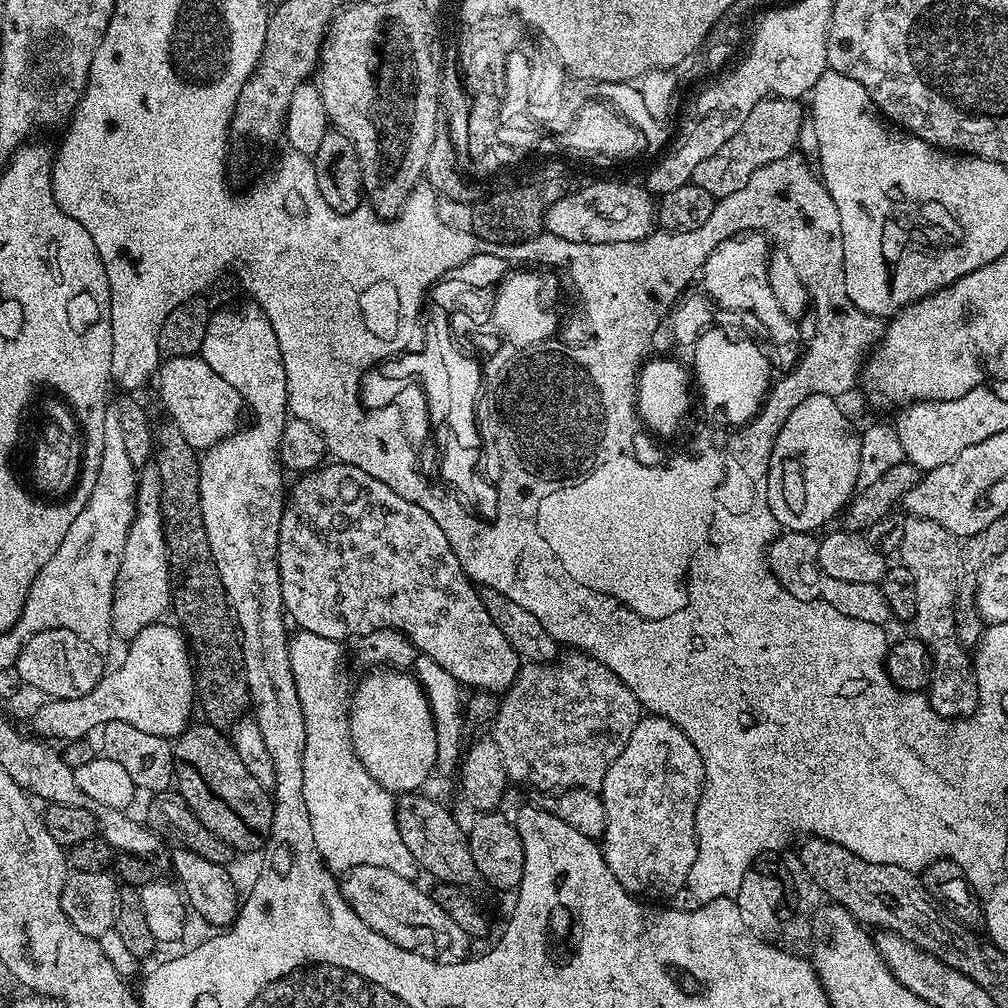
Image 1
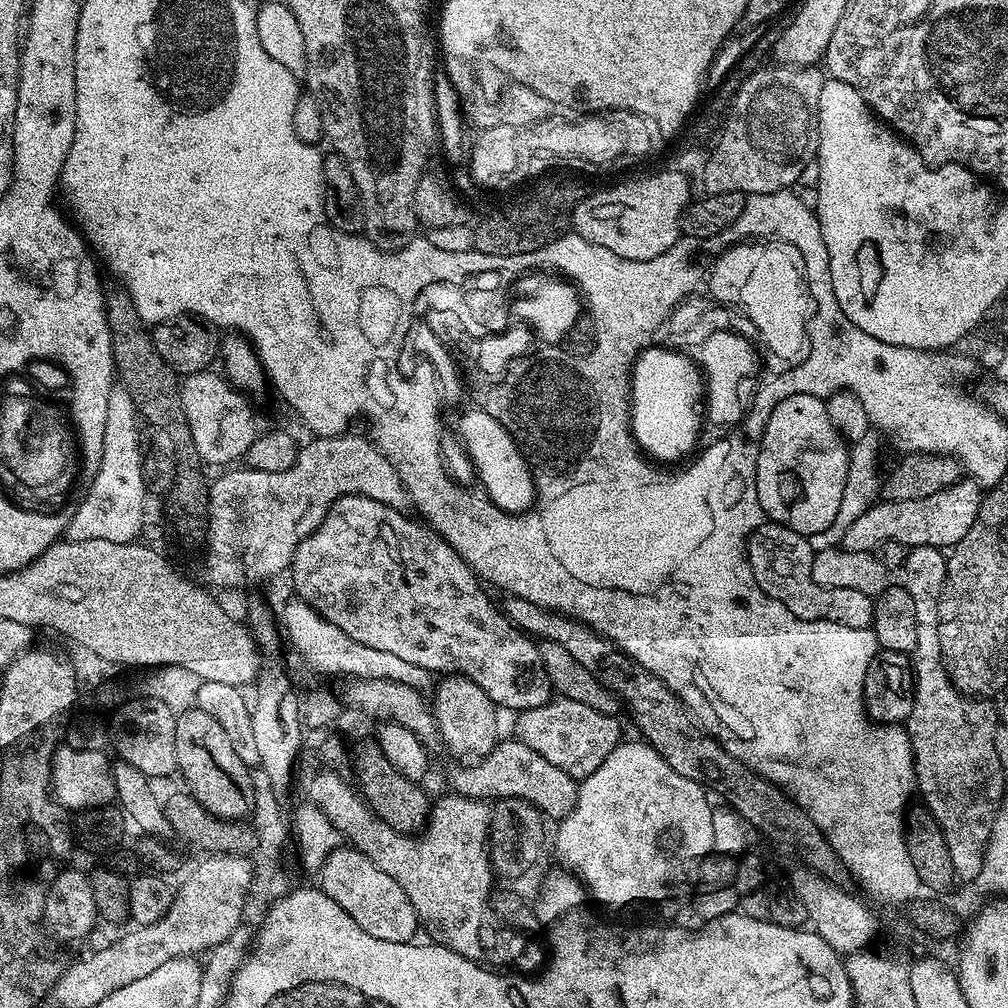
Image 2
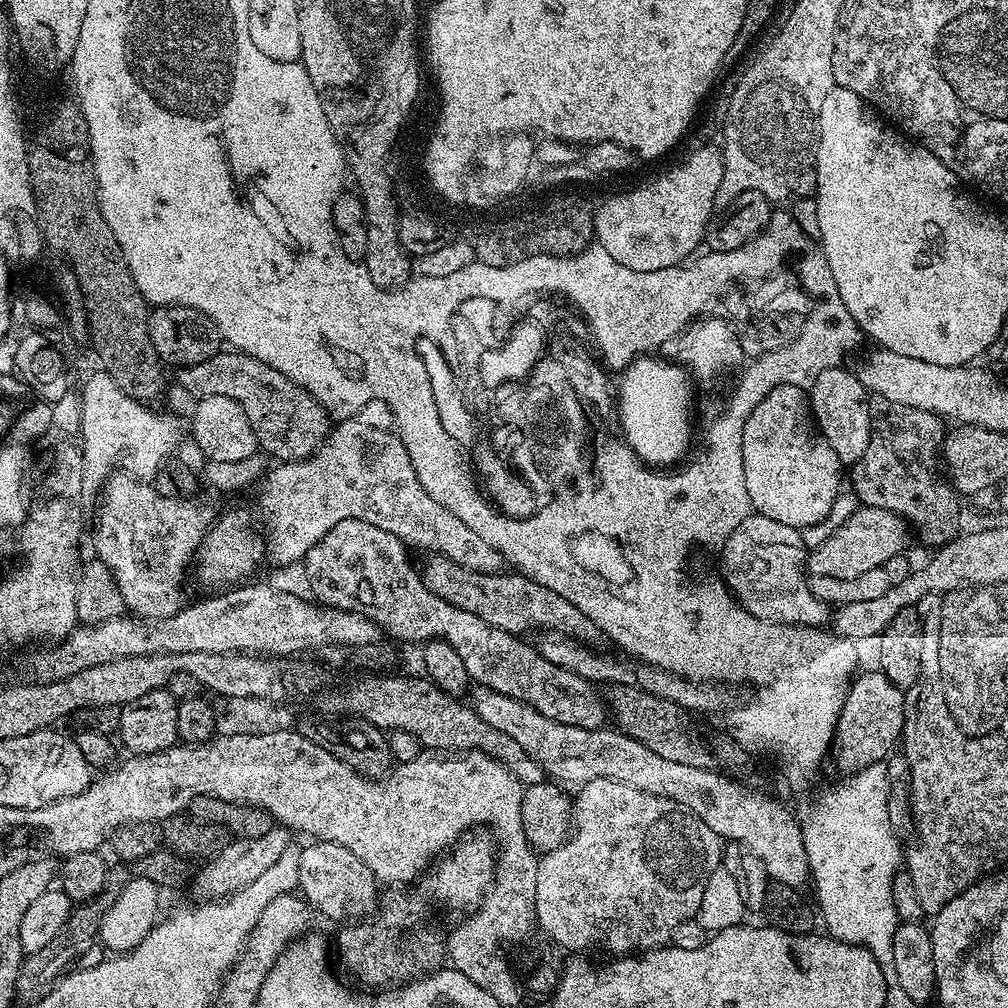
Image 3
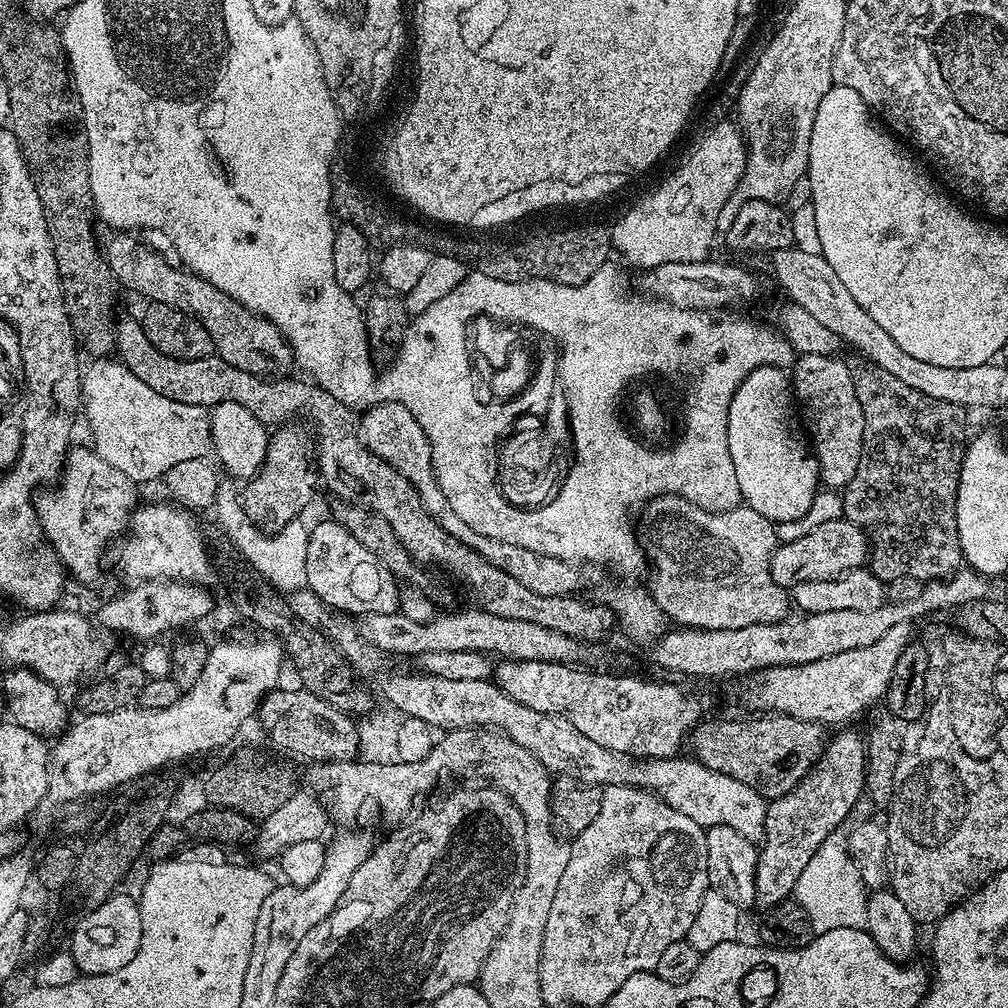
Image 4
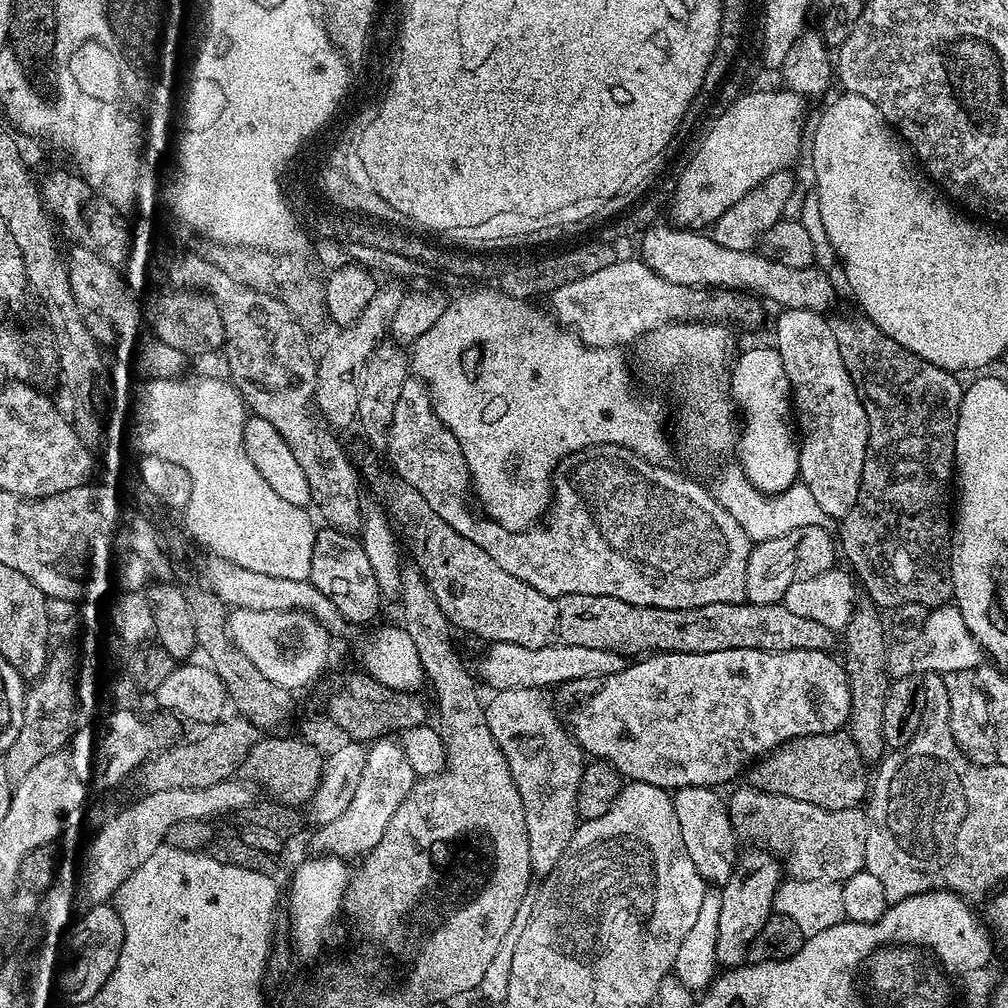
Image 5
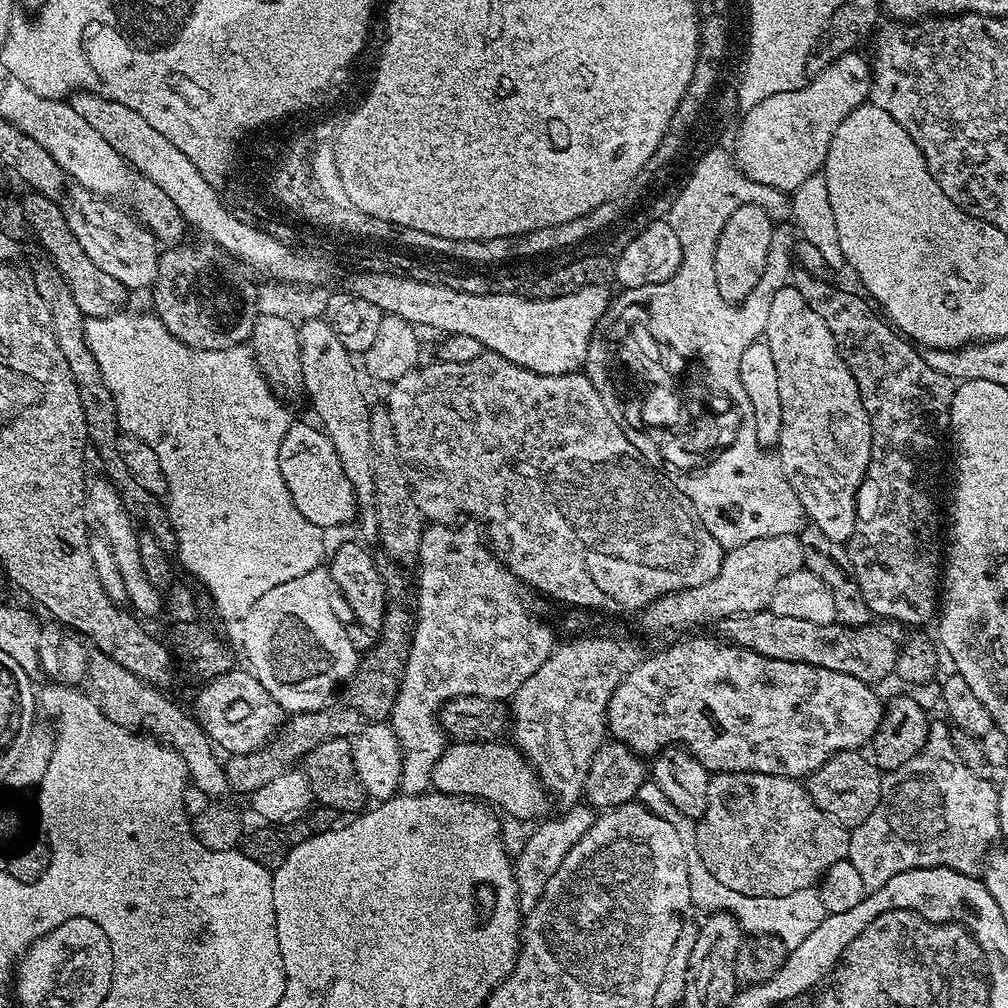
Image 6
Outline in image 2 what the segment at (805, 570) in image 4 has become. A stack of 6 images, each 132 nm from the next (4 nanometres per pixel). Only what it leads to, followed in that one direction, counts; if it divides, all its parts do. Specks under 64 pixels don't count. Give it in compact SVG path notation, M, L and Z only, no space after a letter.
M961 478L956 483L930 494L930 498L913 500L885 500L873 504L862 518L854 521L854 526L846 530L843 547L859 552L872 552L879 549L884 540L893 540L909 549L918 546L934 546L941 550L951 549L952 545L966 535L970 526L974 526L980 512L982 489L972 478Z

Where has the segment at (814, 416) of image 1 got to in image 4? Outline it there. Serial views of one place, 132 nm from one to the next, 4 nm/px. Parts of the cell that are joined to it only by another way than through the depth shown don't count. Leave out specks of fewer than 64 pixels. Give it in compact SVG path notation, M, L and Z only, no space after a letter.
M762 366L746 374L728 407L726 438L730 442L734 474L738 474L740 499L775 525L802 518L821 487L816 454L794 411L793 396L792 382L785 369Z

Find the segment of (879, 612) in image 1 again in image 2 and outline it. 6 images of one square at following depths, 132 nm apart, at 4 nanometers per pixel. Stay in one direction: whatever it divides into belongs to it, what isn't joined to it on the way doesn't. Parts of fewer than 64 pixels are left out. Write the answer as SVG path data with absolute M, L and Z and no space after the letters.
M765 522L748 538L750 570L767 596L781 600L803 620L829 620L842 626L871 628L873 597L861 594L859 590L818 586L812 577L813 555L808 537L790 530L785 524Z

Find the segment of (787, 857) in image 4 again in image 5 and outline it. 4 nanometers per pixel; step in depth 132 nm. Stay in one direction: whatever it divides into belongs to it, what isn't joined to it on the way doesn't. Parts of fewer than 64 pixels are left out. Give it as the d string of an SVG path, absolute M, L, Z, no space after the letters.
M748 850L736 861L736 868L727 884L719 889L718 946L716 963L725 969L735 968L748 960L750 942L758 938L758 930L774 915L776 891L782 883L782 864L768 850Z

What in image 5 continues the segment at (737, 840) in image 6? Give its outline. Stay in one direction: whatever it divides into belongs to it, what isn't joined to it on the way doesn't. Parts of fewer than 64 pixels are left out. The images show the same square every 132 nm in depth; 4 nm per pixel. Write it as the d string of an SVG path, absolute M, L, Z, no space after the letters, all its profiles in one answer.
M751 786L743 787L726 800L728 816L737 837L780 857L791 879L843 882L865 871L866 834L870 829L867 815L860 808L826 810L810 806L810 802L798 802L798 798L775 796Z

